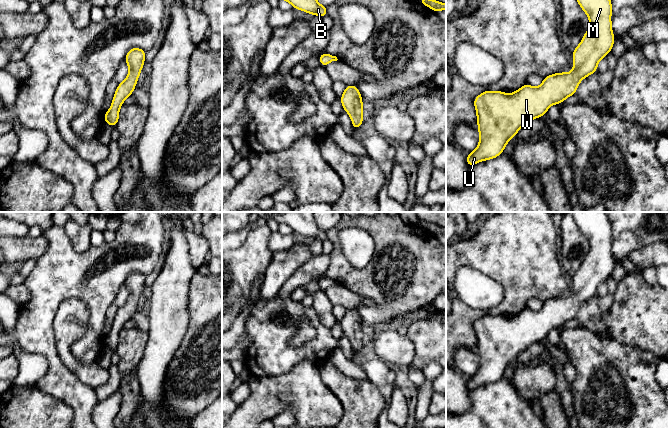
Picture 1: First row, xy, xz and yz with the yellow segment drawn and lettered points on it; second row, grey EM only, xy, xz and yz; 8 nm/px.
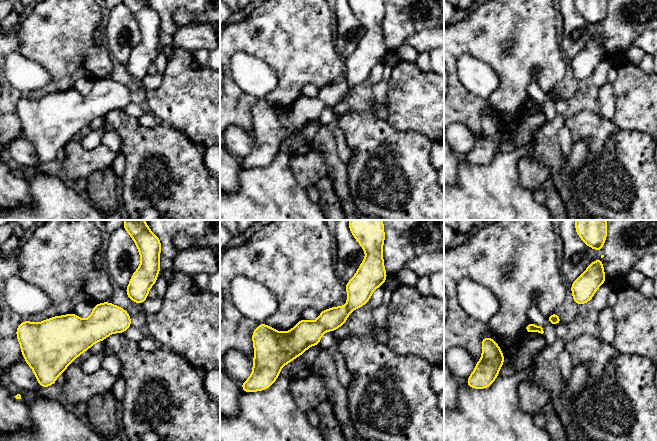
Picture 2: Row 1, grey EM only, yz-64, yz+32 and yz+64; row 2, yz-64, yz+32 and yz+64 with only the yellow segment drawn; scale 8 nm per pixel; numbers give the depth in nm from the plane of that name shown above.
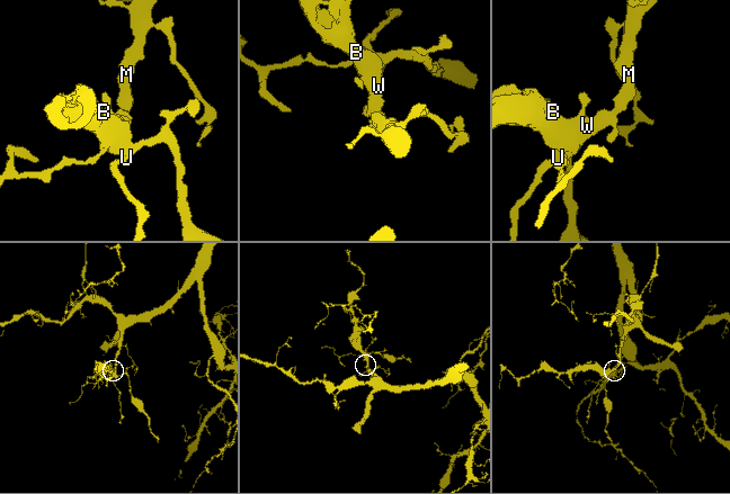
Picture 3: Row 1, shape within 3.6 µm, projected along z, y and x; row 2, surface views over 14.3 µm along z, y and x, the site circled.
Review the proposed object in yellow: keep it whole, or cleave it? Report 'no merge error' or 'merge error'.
no merge error

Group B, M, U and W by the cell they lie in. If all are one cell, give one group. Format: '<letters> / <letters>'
B M U W

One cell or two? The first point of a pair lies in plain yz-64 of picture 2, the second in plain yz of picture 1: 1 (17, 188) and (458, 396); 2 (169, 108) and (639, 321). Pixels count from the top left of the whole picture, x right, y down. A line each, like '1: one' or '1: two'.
1: one
2: one

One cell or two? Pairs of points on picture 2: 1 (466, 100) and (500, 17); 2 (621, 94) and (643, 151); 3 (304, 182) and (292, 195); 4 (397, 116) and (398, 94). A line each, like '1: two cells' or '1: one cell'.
1: one cell
2: two cells
3: two cells
4: one cell

